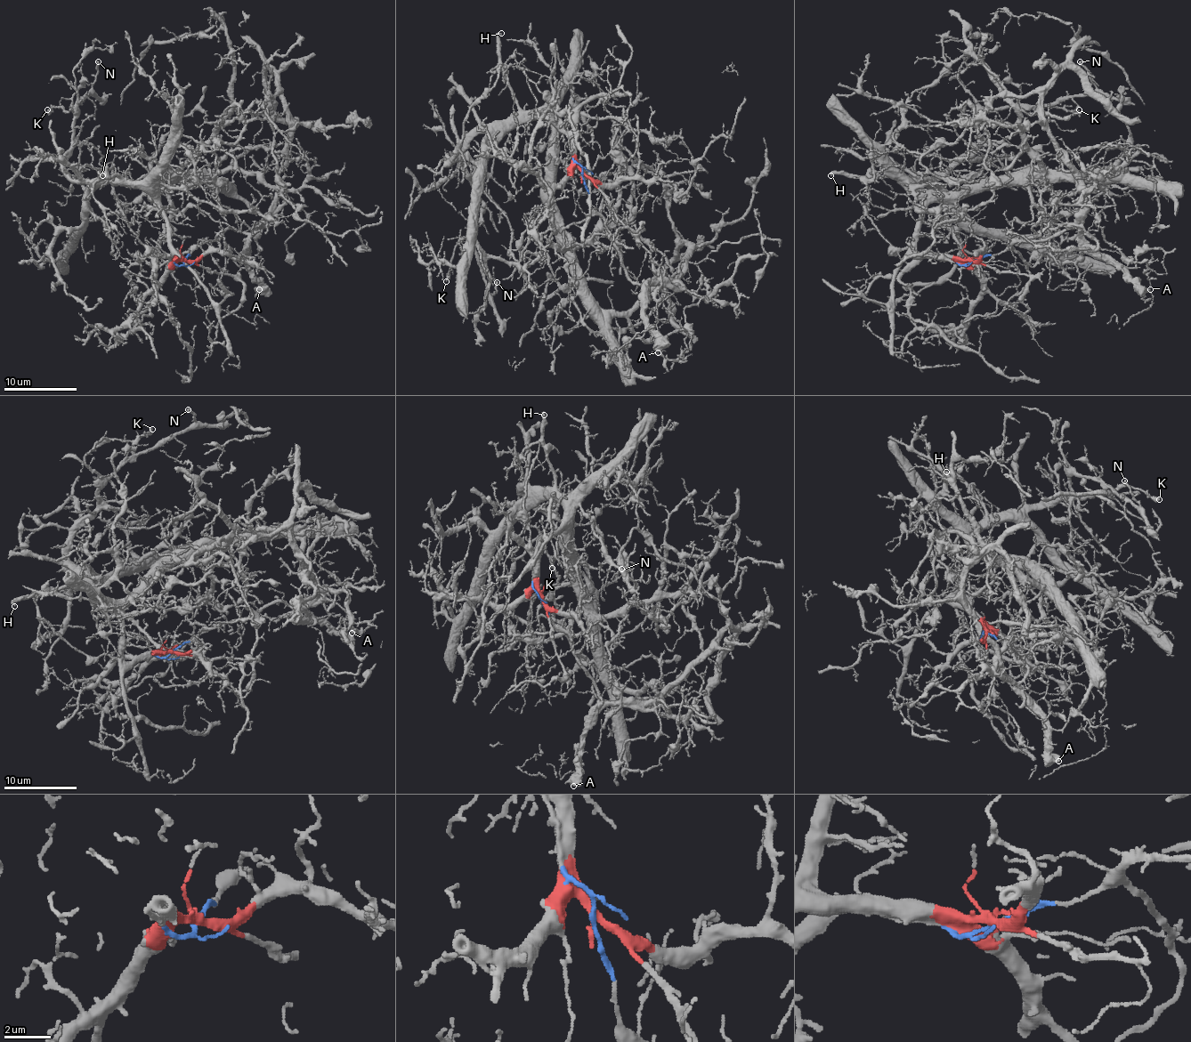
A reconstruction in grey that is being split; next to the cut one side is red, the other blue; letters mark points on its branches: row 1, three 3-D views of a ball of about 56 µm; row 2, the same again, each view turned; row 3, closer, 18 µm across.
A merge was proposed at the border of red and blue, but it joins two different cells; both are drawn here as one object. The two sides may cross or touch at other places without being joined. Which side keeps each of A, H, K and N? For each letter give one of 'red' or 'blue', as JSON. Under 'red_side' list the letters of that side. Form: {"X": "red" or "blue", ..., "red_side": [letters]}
{"A": "blue", "H": "red", "K": "red", "N": "red", "red_side": ["H", "K", "N"]}

